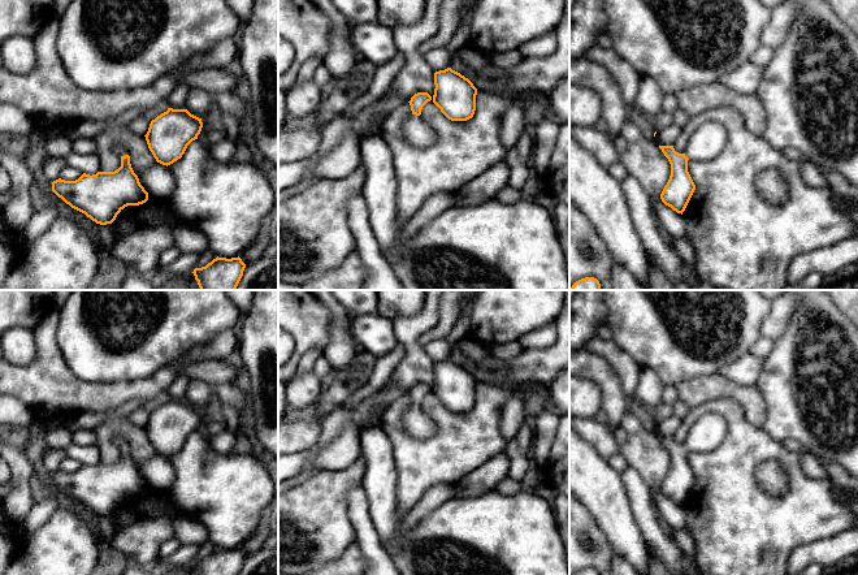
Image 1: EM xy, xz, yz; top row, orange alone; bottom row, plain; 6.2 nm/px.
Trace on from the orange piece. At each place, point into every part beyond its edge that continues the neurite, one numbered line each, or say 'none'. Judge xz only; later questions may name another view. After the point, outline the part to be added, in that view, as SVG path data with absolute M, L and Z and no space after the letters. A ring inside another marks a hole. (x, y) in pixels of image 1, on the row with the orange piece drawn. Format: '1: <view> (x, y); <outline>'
1: xz (417, 133); M411 114L404 125L403 133L410 144L417 148L426 148L436 143L436 131L420 117Z

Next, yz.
1: yz (709, 139); M710 121L692 134L684 154L689 160L708 161L723 151L725 143L725 127L719 122Z

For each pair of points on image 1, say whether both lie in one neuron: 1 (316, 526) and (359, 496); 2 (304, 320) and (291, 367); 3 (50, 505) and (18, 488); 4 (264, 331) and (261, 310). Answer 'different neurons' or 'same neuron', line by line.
1: different neurons
2: same neuron
3: different neurons
4: same neuron

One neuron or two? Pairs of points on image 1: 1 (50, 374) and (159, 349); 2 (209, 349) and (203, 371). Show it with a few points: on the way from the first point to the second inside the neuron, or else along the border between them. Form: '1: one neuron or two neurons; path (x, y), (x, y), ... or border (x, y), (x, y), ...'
1: two neurons; border (56, 341), (66, 366), (81, 379), (98, 383)
2: two neurons; border (226, 359), (187, 362), (181, 367), (180, 372)

